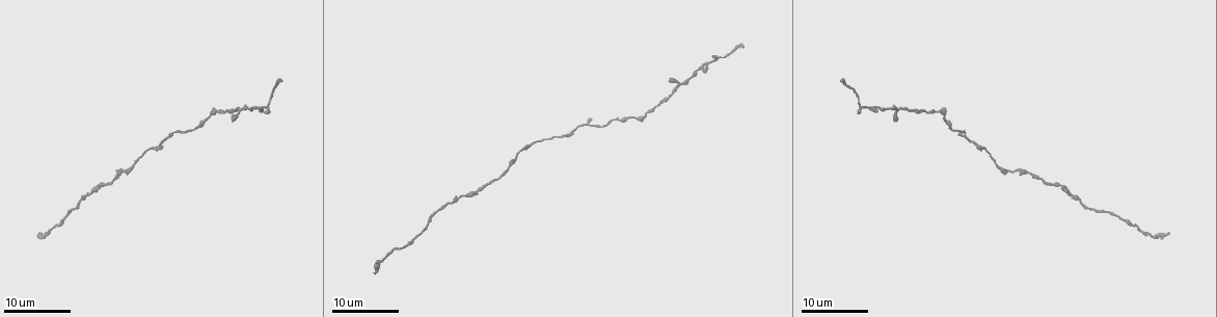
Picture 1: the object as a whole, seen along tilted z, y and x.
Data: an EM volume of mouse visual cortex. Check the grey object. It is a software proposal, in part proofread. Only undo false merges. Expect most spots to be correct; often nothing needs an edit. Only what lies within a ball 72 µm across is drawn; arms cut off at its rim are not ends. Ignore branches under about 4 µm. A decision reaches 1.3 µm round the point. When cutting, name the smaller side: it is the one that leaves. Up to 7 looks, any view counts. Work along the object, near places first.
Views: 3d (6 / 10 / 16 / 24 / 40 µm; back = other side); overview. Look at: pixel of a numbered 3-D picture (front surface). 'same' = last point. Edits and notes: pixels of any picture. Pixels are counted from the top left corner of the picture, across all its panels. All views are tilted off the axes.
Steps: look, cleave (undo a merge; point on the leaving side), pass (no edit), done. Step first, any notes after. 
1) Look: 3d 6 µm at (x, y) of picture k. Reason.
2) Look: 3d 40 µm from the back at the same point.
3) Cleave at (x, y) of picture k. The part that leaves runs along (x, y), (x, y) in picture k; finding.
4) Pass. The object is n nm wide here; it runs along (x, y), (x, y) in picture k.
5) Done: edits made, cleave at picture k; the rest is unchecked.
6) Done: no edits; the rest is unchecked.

Look: 3d 16 µm at (560, 137) of picture 1. Calibre changes.

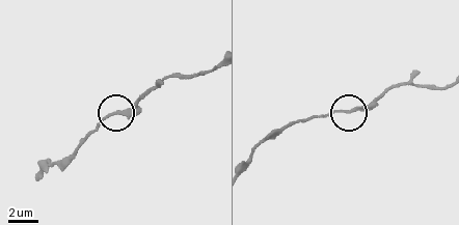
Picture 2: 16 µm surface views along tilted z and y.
Look: 3d 6 µm at (351, 112) of picture 2.

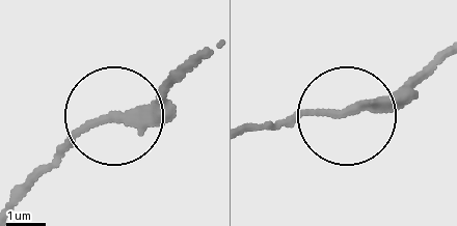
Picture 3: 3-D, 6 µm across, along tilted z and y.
Pass. It runs along (280, 124), (394, 102), (426, 78) in picture 3; all the same neuron.

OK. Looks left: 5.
Look: 3d 24 µm at (590, 125) of picture 1. Thin neck.

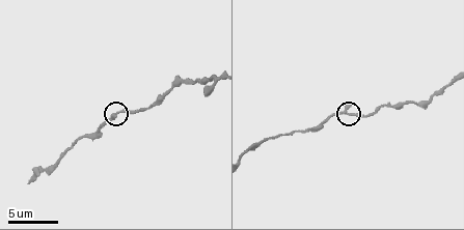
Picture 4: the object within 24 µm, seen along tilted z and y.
Look: 3d 6 µm at (348, 114) of picture 4.

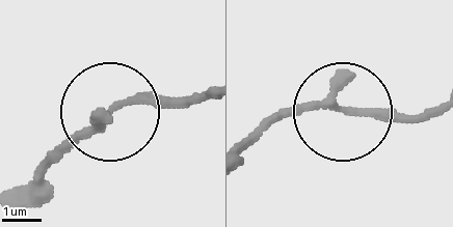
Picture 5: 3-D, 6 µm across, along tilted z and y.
Pass. The object is 180 nm wide here; it runs along (243, 151), (304, 111), (438, 115) in picture 5; all the same neuron.

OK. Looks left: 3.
Look: 3d 16 µm at (1071, 196) of picture 1. Thin neck.

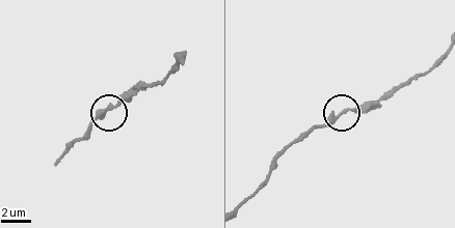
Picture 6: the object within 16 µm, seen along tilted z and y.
Look: 3d 6 µm at (109, 107) of picture 6.

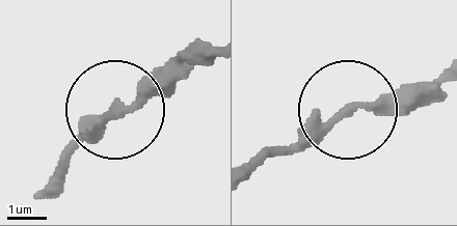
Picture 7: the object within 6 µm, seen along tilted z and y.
Pass. The object is 260 nm wide here; one neuron here.

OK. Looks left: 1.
Done: no edits; the rest is unchecked.

